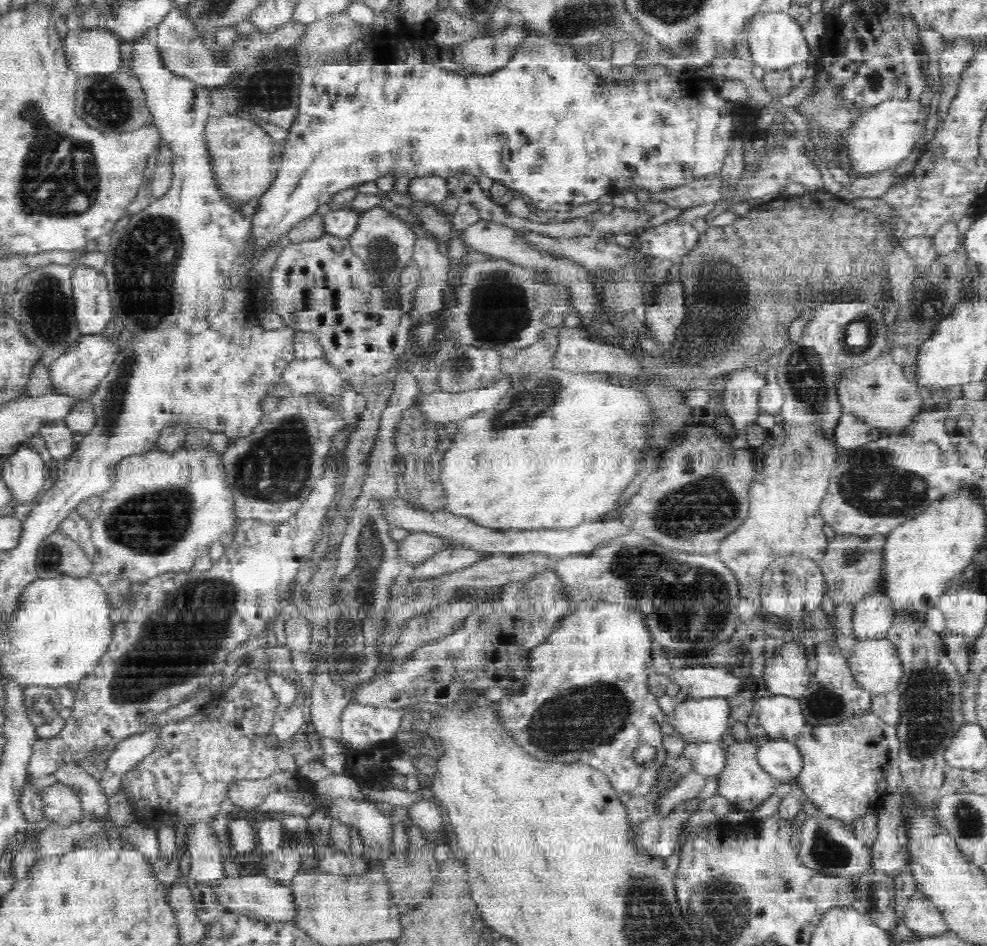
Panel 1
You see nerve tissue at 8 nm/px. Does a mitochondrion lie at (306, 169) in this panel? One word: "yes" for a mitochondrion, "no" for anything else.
no

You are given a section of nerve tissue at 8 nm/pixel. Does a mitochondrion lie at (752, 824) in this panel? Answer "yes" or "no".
no

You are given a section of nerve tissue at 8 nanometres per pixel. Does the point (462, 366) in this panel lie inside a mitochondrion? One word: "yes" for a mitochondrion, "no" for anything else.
yes

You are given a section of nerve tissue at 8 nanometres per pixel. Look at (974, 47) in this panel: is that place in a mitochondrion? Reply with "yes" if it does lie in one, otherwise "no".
no

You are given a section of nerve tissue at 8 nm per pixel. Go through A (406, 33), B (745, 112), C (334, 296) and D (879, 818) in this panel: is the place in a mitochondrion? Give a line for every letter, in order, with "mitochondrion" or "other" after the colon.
A: other
B: other
C: other
D: other

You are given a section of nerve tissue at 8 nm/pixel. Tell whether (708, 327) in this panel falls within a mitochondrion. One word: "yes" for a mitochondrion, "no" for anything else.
yes

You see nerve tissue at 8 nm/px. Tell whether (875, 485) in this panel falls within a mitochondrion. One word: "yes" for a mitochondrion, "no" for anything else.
yes

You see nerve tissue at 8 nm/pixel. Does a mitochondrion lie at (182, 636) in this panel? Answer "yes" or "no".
yes

